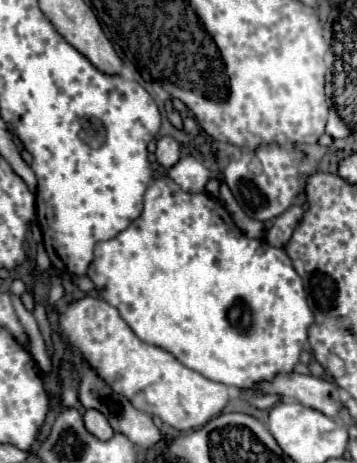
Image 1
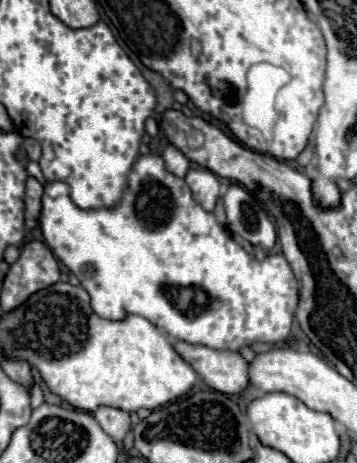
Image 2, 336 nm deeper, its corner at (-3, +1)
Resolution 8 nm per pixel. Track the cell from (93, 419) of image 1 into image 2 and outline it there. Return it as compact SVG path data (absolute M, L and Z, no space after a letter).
M99 407L95 411L95 419L101 425L101 429L115 441L121 443L123 437L129 433L131 429L131 421L129 421L129 413L121 411L121 409L113 409L113 407Z

